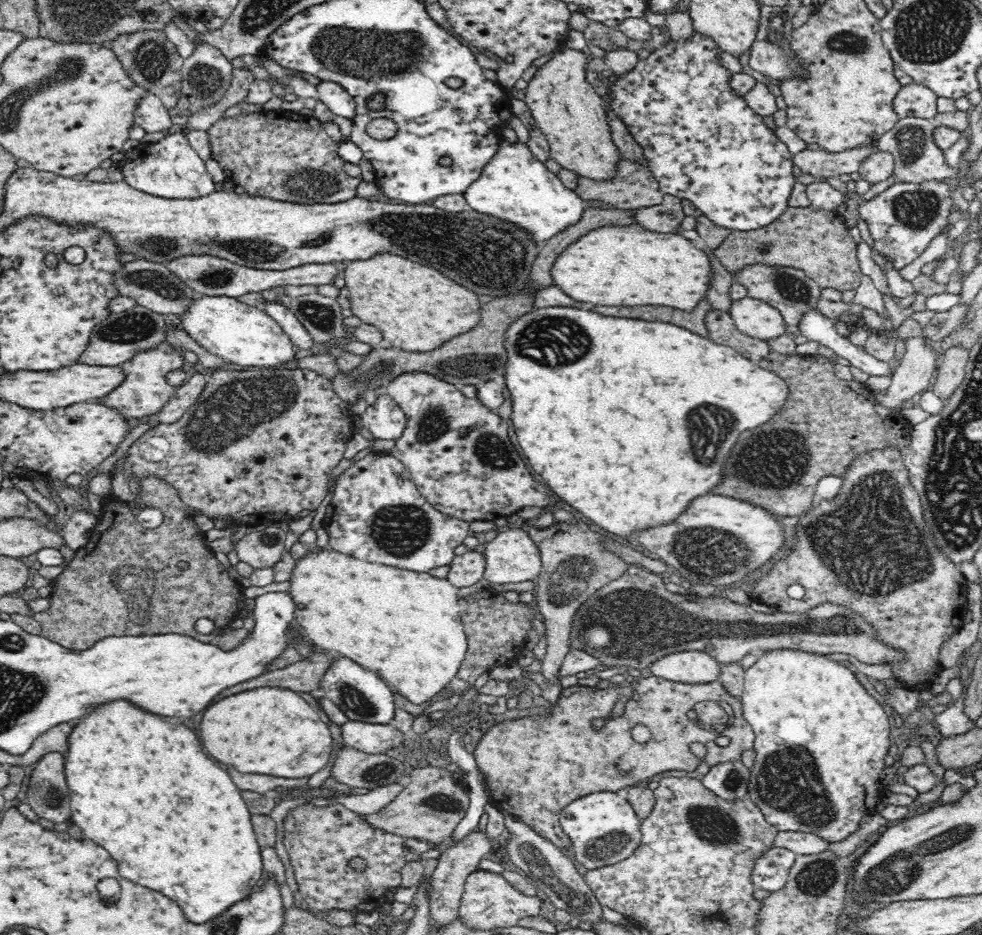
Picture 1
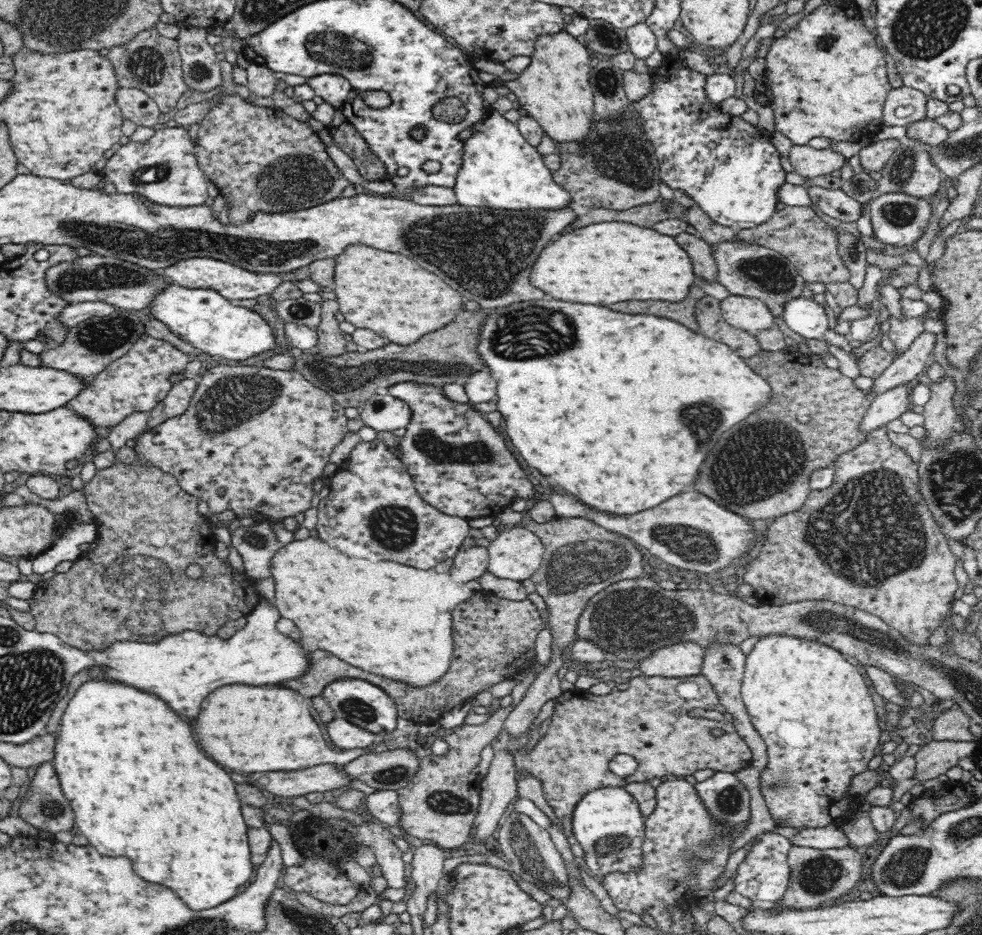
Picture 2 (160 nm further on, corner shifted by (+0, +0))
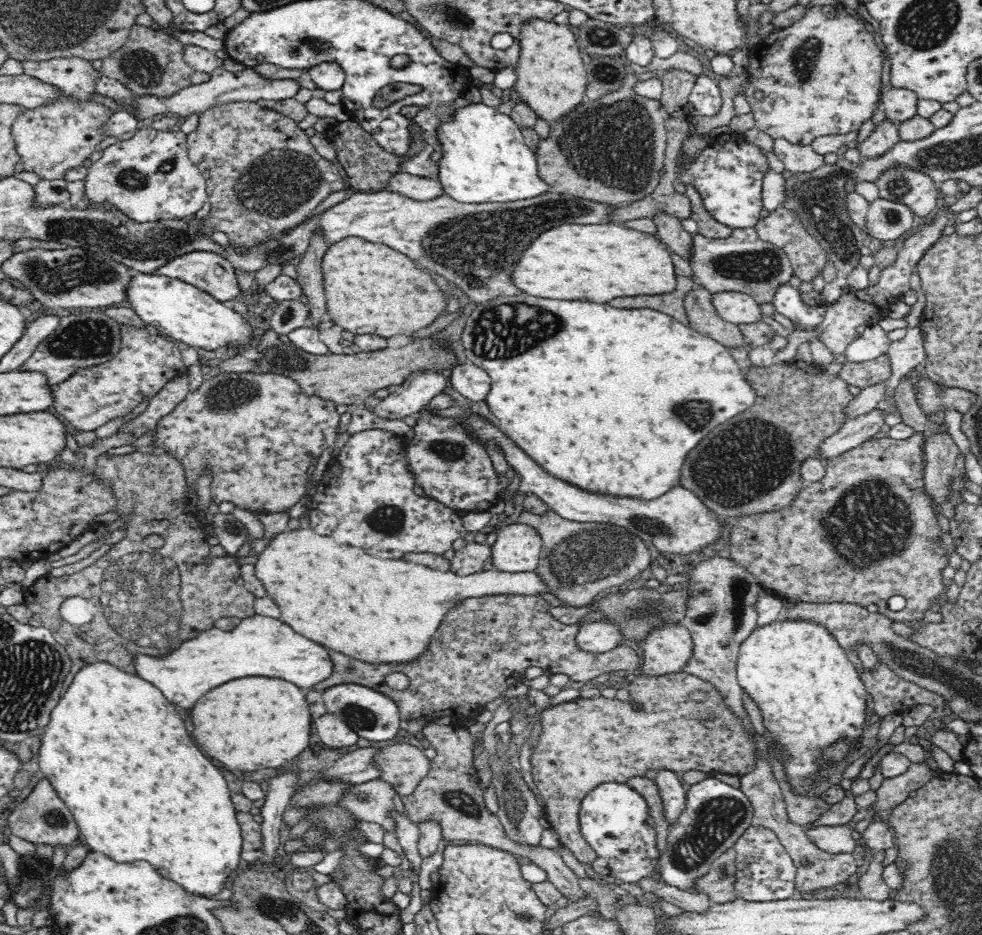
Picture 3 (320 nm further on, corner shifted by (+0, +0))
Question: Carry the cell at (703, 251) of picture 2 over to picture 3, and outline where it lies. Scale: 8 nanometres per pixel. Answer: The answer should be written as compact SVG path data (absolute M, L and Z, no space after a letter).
M656 211L651 219L656 226L657 236L671 250L680 254L684 259L686 259L686 256L690 256L688 252L690 252L690 246L692 246L692 235L680 225L680 218L664 211Z

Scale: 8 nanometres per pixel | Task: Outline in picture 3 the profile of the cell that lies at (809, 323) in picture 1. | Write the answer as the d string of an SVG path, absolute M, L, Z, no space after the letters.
M786 284L776 286L774 294L772 294L772 302L780 314L784 314L792 323L800 322L806 324L813 330L824 318L824 310L826 305L819 302L813 307L808 307L802 302L802 296L798 289Z

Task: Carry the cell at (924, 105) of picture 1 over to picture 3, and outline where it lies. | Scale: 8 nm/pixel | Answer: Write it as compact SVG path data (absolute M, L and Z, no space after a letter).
M893 87L882 92L880 108L885 112L885 118L898 124L917 115L919 97L912 90Z

